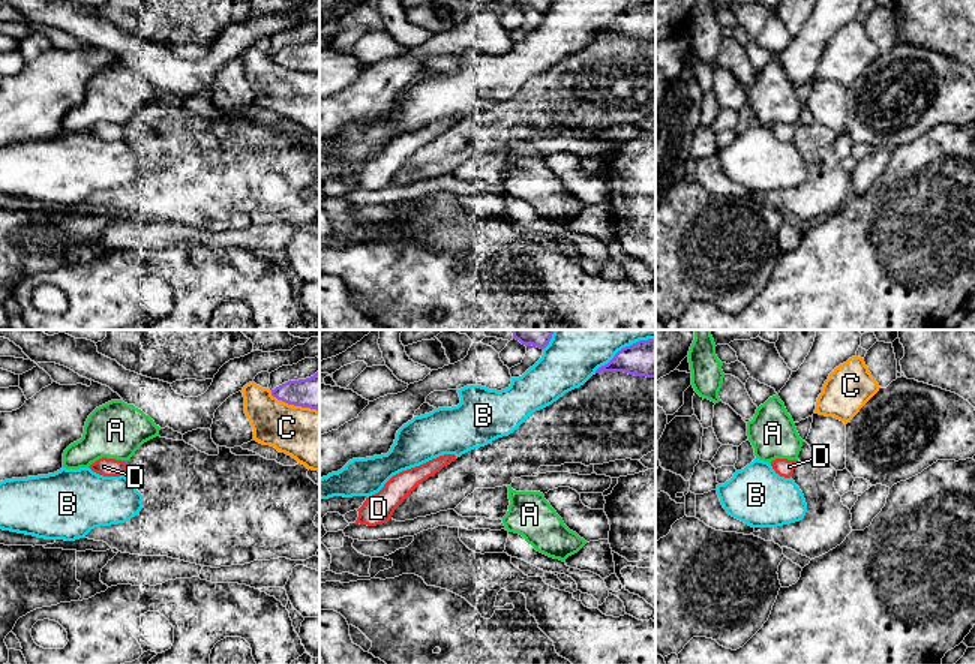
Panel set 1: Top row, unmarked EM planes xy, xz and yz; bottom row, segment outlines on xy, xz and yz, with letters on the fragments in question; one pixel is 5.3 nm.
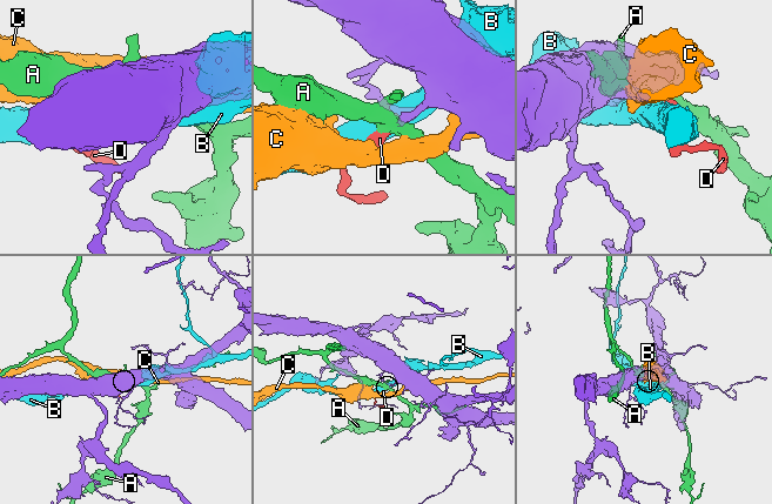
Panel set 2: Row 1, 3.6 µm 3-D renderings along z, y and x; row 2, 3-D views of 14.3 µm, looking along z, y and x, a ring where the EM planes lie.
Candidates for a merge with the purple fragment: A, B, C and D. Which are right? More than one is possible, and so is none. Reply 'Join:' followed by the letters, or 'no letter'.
Join: D

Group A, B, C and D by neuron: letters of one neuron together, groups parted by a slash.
A / B / C / D

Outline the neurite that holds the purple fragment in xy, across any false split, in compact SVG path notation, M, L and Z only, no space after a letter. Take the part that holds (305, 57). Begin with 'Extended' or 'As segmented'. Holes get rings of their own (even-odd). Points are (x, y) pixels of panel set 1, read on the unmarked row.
As segmented. M320 34L310 42L288 45L276 51L272 60L288 69L320 75Z

